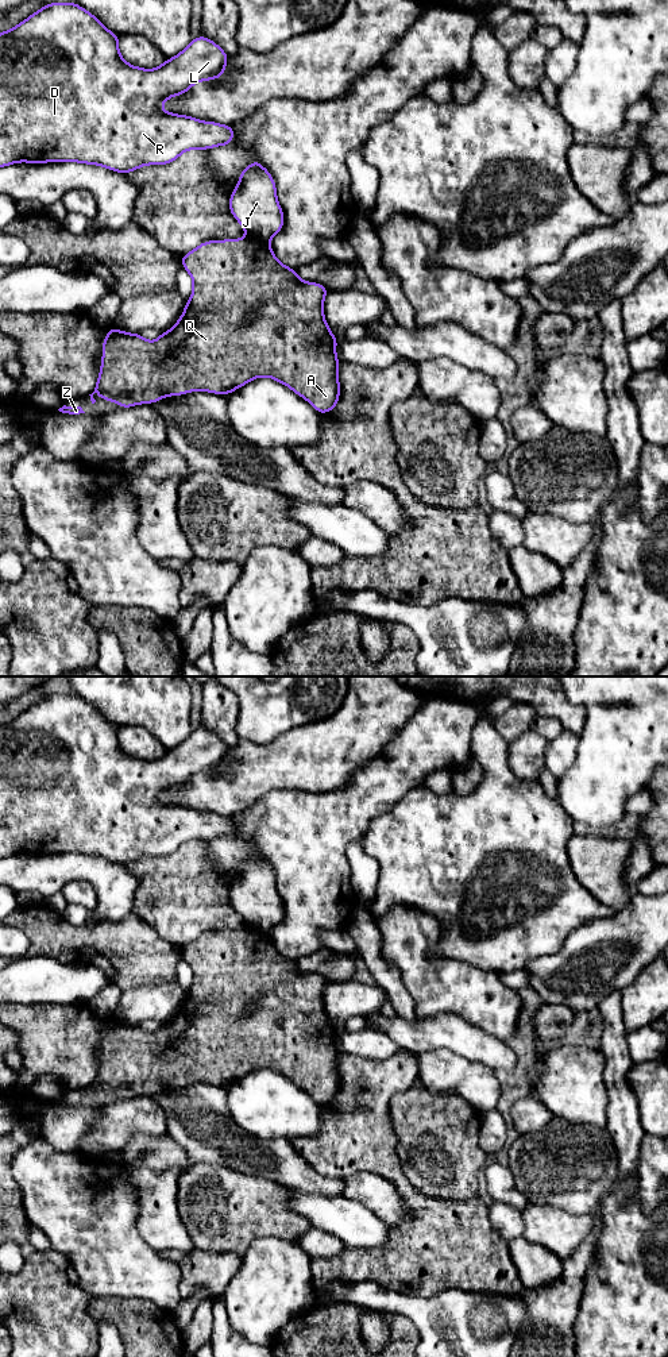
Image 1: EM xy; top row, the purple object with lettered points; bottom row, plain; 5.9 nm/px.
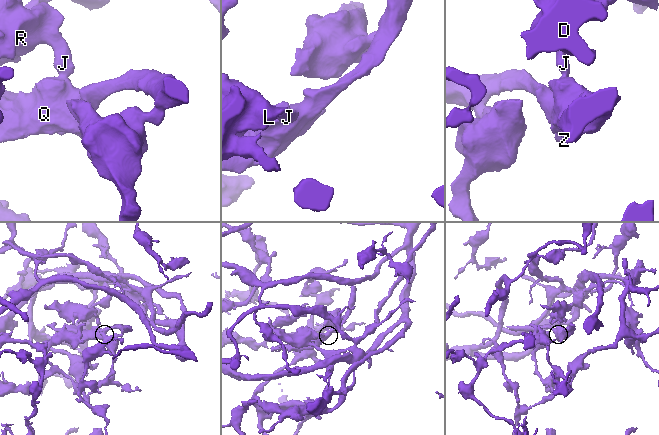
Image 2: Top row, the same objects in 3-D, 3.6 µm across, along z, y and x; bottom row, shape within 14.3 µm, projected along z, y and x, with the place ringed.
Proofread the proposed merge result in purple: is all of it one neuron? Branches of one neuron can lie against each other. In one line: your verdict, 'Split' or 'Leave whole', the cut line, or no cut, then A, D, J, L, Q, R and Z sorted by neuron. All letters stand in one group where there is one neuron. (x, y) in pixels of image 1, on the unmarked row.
Split. Split along xy (248, 926), (267, 933). Groups: A Q Z / D J L R

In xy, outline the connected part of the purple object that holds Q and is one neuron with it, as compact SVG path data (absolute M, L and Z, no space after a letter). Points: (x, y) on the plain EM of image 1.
M252 928L204 933L182 947L181 955L193 971L193 983L182 1007L155 1033L112 1018L103 1033L100 1067L94 1083L89 1086L92 1095L96 1094L94 1084L104 1092L115 1092L120 1099L154 1095L166 1087L182 1087L194 1082L227 1087L258 1068L270 1068L305 1090L321 1106L337 1096L340 1052L335 1042L339 1030L324 1009L323 995L329 983L324 976L301 972L296 960L278 952L267 932Z

